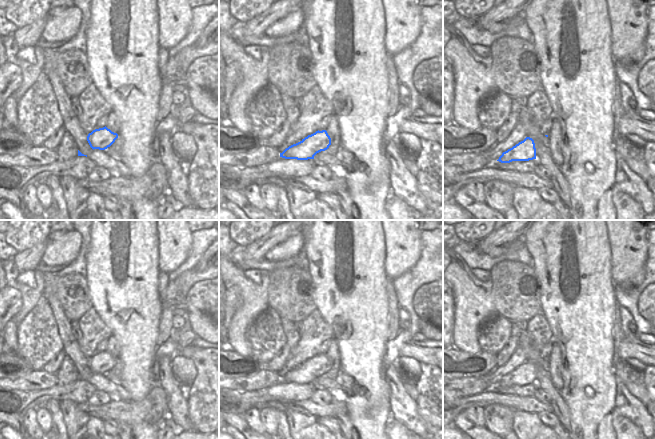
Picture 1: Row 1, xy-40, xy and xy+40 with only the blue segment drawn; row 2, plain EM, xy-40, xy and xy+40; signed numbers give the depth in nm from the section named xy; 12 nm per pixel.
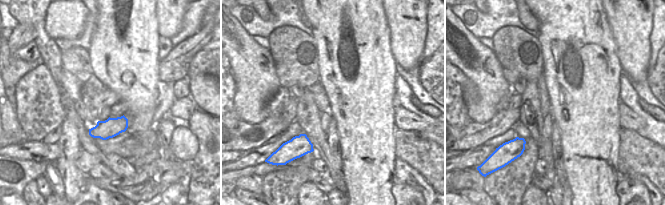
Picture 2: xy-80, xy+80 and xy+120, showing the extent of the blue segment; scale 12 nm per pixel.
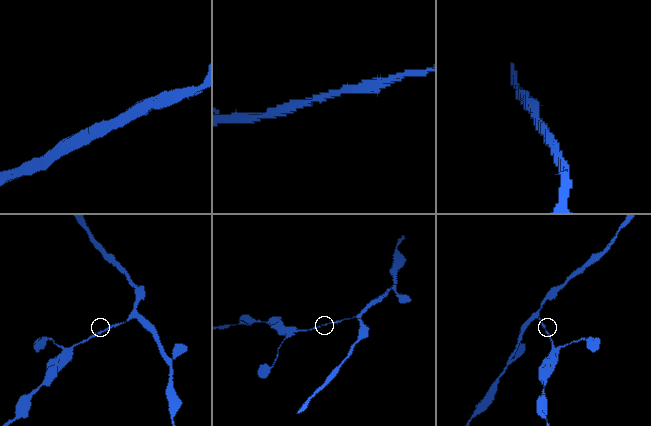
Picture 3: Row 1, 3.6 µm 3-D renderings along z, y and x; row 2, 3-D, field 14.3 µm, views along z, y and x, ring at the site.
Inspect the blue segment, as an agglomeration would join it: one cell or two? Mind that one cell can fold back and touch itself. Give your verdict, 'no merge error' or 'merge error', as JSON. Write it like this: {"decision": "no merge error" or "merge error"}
{"decision": "no merge error"}

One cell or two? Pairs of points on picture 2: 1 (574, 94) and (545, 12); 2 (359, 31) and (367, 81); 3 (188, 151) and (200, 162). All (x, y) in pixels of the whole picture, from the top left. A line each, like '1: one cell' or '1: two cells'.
1: one cell
2: one cell
3: two cells

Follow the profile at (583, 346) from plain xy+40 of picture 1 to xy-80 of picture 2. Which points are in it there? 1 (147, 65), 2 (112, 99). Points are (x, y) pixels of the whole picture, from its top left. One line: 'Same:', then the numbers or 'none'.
Same: 1

